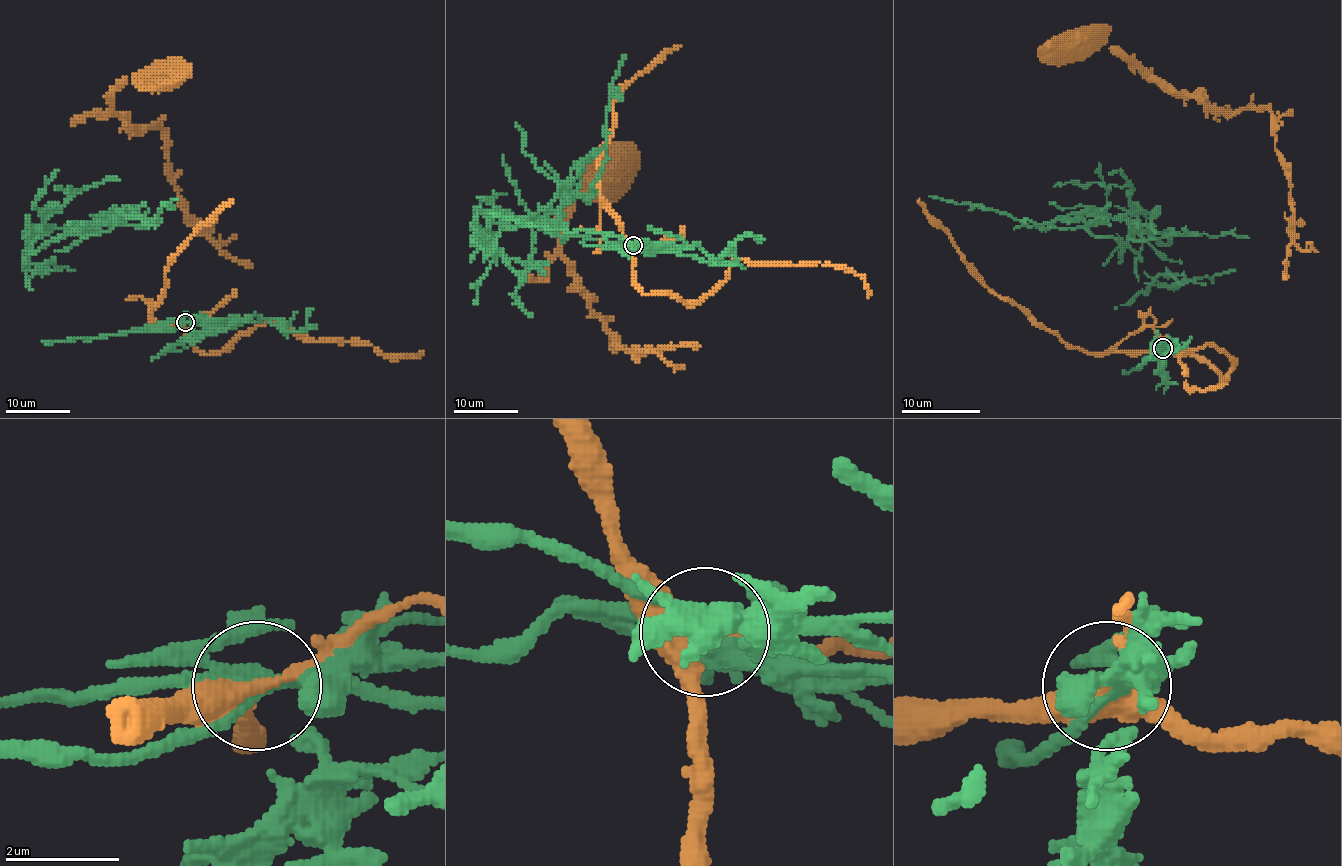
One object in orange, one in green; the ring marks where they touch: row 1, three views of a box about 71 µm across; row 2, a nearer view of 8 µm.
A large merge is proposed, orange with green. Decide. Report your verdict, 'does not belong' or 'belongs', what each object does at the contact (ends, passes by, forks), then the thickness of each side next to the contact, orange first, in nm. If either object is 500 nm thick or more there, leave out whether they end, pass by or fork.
does not belong; orange forks; green forks; calibres 380 and 240 nm

